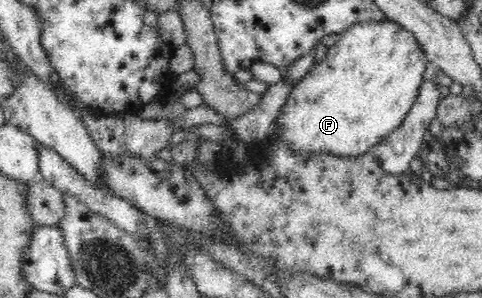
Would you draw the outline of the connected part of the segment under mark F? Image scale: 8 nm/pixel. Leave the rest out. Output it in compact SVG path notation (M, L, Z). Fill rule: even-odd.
M391 20L350 26L340 34L327 54L299 80L282 106L276 124L283 142L297 154L331 154L355 157L370 152L375 144L401 126L417 98L426 69L425 55L412 32Z

